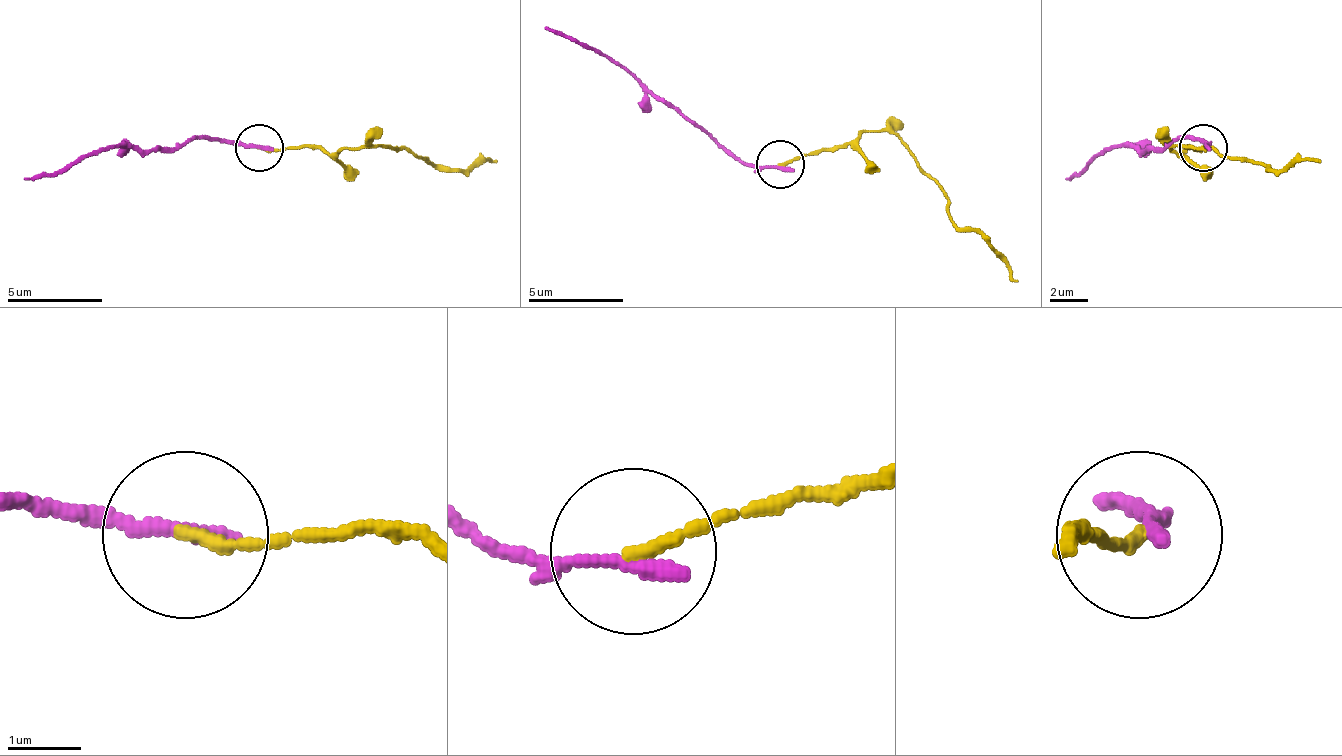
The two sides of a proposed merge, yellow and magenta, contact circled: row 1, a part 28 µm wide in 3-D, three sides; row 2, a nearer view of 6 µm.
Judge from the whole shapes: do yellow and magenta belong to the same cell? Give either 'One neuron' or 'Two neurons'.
Two neurons

